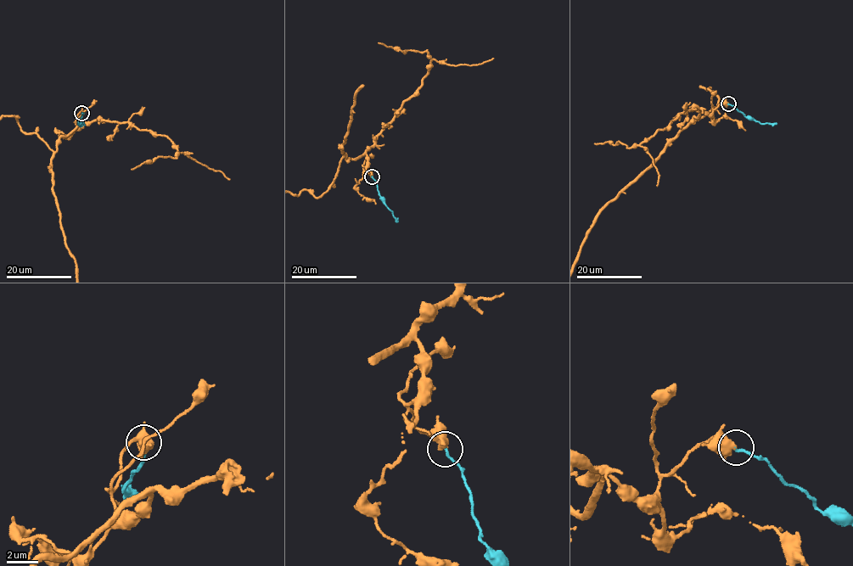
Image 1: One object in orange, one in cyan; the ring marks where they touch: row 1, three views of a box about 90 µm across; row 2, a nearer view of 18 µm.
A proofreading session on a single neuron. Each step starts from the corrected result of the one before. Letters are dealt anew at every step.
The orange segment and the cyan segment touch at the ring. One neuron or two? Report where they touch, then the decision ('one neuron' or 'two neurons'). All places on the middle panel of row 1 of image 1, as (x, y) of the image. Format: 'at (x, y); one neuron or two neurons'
at (372, 176); one neuron

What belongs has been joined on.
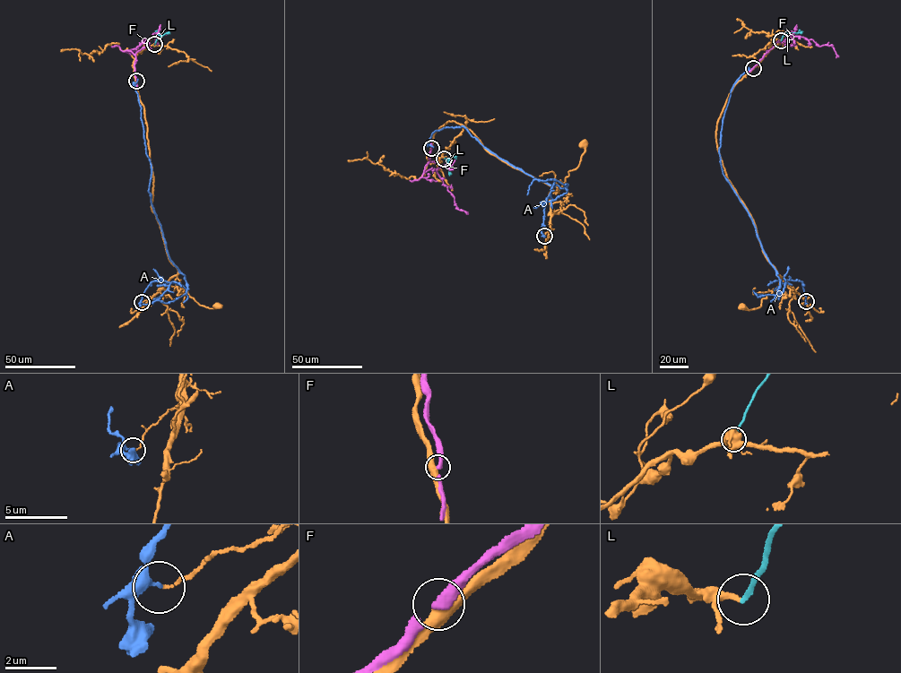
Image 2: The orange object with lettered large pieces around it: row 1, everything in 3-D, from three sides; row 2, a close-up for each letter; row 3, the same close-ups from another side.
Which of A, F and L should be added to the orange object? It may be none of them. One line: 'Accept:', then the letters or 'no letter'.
Accept: L

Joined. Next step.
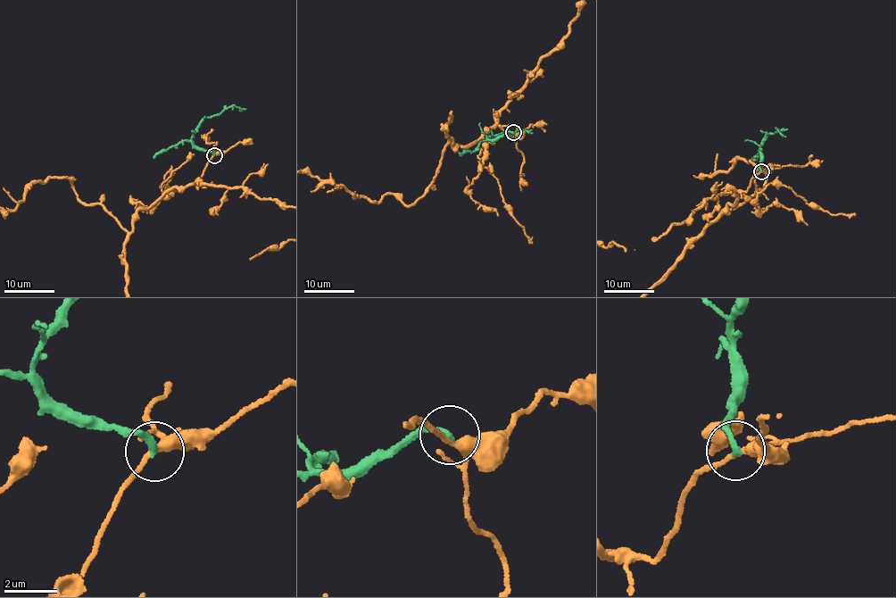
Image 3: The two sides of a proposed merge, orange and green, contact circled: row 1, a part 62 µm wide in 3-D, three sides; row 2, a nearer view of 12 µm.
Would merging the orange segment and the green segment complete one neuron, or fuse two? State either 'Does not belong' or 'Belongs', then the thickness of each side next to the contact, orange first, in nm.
Does not belong. Thickness 280 nm (orange) against 240 nm

